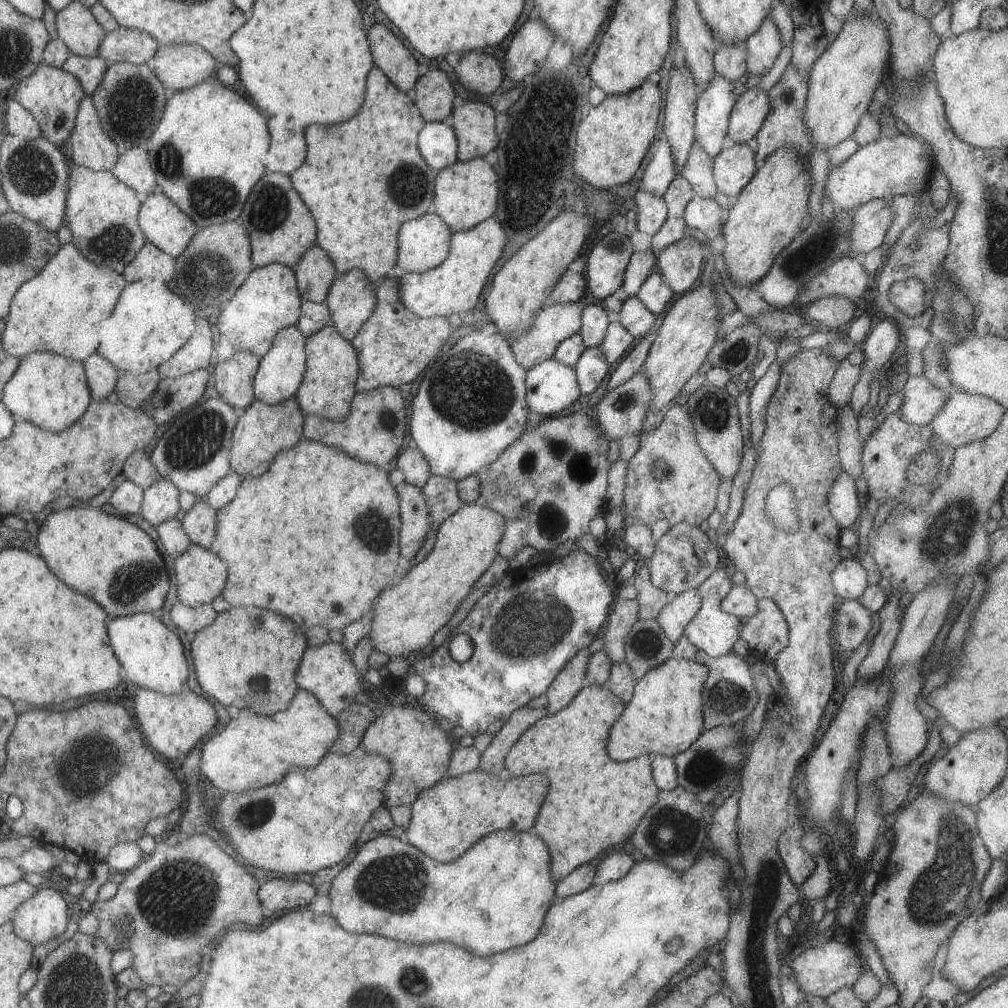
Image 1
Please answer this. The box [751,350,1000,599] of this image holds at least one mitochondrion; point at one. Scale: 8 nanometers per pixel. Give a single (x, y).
(945, 534)

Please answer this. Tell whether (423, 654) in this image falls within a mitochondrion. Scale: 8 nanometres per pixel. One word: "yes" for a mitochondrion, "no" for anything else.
no

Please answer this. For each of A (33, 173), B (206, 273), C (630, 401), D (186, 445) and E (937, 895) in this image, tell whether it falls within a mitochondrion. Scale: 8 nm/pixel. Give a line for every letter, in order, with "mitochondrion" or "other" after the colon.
A: mitochondrion
B: mitochondrion
C: mitochondrion
D: mitochondrion
E: mitochondrion

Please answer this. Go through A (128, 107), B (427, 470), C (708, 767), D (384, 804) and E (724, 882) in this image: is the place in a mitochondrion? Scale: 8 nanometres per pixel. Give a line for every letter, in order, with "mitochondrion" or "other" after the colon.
A: mitochondrion
B: other
C: mitochondrion
D: other
E: other

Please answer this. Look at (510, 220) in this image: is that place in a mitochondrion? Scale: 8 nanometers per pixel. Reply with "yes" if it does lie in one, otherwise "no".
no

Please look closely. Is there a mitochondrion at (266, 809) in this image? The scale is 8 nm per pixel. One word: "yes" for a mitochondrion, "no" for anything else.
yes

